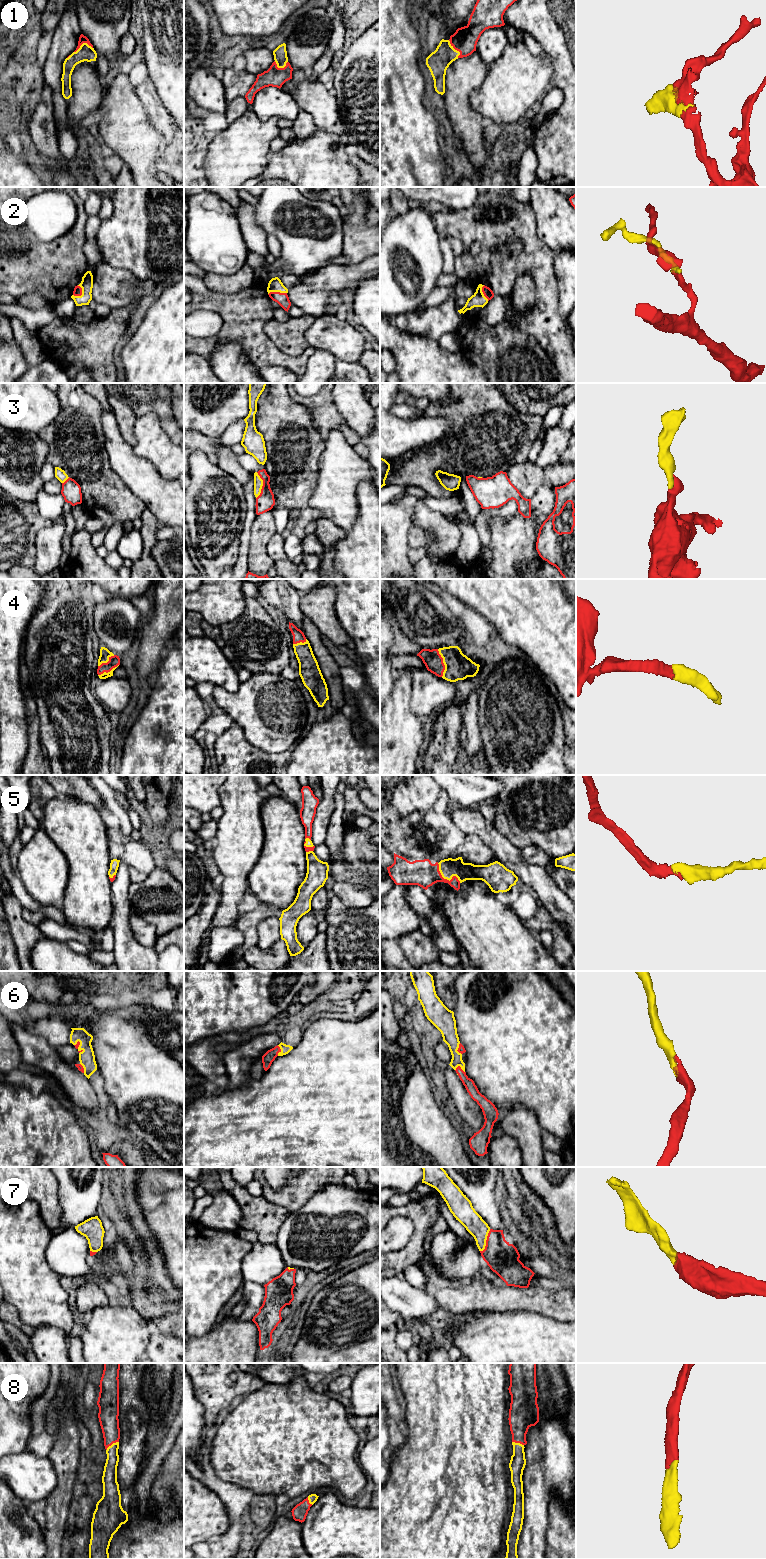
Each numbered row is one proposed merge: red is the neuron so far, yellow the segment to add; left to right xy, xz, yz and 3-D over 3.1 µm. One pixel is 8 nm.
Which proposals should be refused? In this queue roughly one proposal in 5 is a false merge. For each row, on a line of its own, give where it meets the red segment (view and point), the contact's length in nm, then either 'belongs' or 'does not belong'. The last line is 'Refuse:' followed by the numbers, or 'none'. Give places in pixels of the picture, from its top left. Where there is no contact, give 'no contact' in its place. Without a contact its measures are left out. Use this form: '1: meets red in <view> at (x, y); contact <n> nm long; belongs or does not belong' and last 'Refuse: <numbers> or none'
1: meets red in yz at (455, 49); contact 170 nm long; belongs
2: meets red in xy at (81, 293); contact 100 nm long; belongs
3: meets red in xz at (263, 485); contact 220 nm long; belongs
4: meets red in yz at (443, 663); contact 220 nm long; belongs
5: meets red in yz at (445, 879); contact 240 nm long; belongs
6: meets red in xz at (280, 1050); contact 90 nm long; belongs
7: meets red in yz at (486, 1241); contact 200 nm long; belongs
8: meets red in xy at (111, 1444); contact 130 nm long; belongs
Refuse: none

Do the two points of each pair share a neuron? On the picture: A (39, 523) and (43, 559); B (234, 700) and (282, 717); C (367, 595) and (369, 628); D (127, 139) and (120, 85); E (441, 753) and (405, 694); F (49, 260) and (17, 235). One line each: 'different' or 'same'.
A: different
B: same
C: same
D: same
E: different
F: same

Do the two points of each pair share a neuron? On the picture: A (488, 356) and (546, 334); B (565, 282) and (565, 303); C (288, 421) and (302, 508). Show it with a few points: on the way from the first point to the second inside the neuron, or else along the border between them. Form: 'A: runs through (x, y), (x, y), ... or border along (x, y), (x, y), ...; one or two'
A: border along (514, 325), (530, 334), (549, 356); two
B: runs through (565, 287), (565, 298); one
C: runs through (292, 443), (293, 458), (304, 469), (302, 486); one

